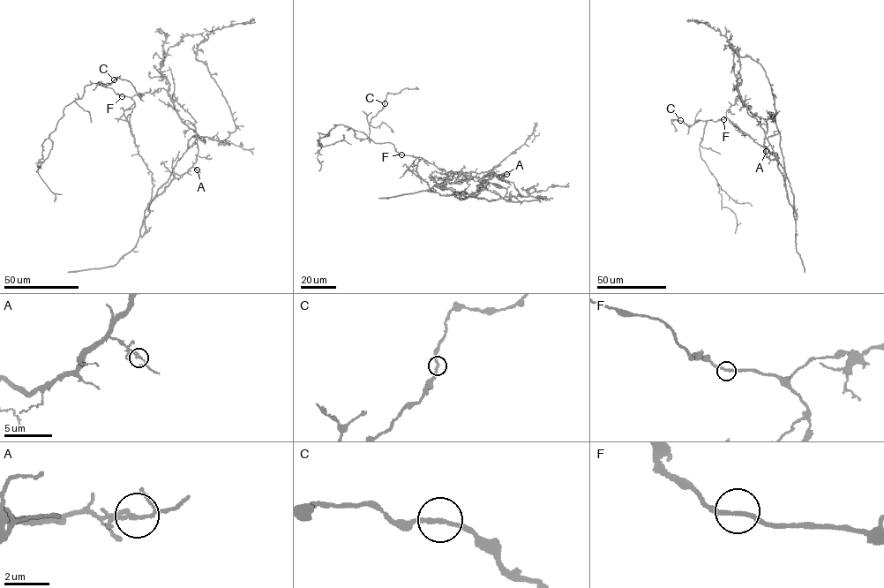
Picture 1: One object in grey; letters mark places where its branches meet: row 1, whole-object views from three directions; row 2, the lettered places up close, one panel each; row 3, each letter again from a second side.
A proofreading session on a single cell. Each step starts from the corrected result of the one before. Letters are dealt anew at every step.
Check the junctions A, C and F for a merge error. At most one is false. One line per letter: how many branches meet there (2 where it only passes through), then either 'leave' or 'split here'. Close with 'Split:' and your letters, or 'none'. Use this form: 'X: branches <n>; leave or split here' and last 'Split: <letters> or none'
A: branches 2; leave
C: branches 2; leave
F: branches 2; leave
Split: none

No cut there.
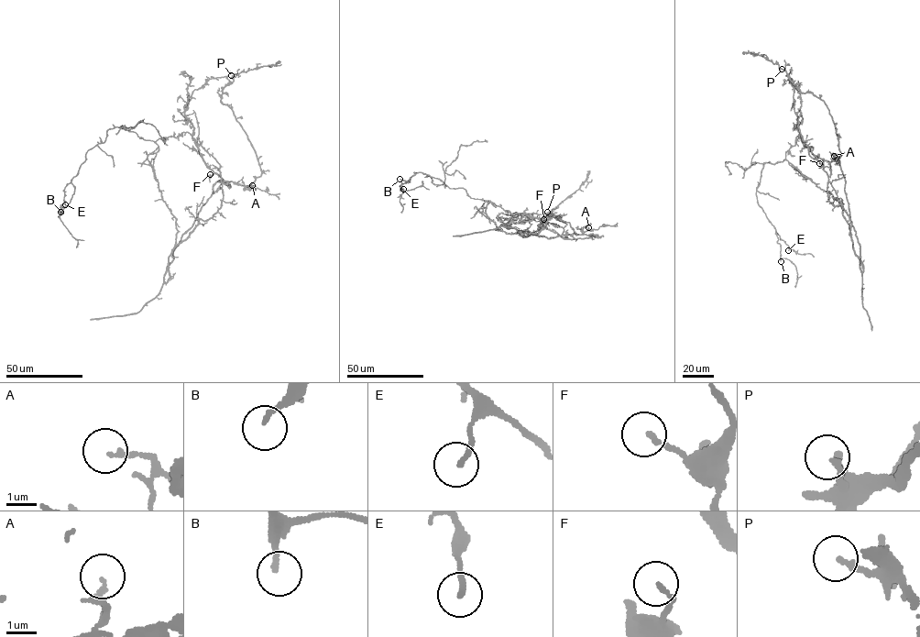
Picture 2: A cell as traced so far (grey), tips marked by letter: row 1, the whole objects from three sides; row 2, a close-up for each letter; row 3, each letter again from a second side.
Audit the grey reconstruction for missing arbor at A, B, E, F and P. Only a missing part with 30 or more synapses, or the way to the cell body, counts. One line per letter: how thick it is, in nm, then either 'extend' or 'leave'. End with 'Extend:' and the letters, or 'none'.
A: 150 nm | leave
B: 150 nm | extend
E: 180 nm | leave
F: 140 nm | leave
P: 180 nm | leave
Extend: B

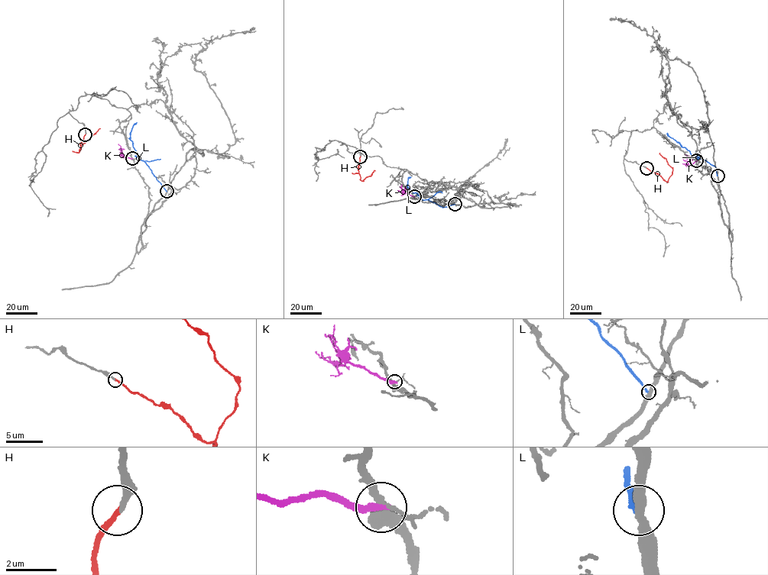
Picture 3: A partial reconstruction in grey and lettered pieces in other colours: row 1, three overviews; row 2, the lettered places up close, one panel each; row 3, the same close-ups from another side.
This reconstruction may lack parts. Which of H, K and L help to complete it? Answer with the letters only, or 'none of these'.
H

